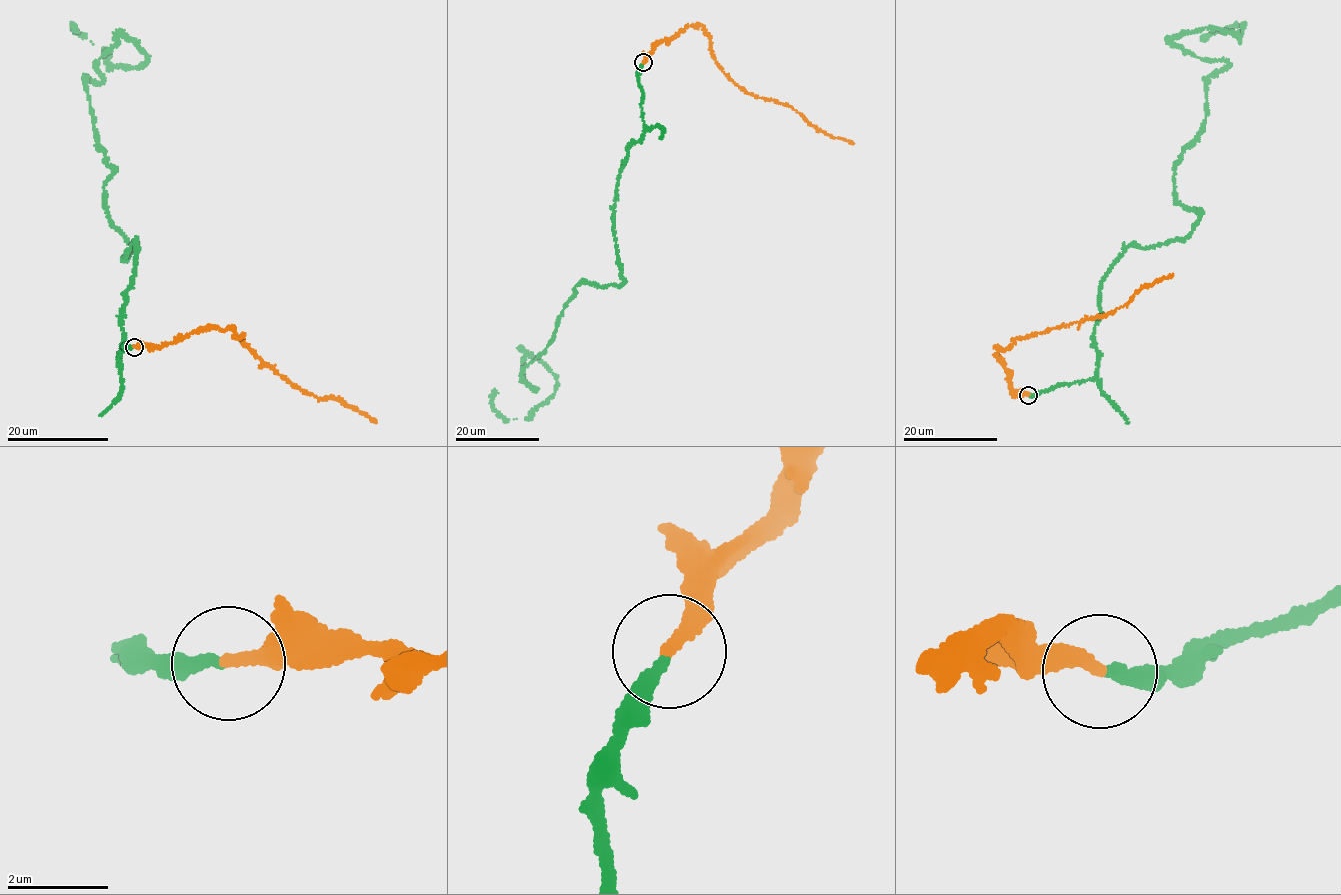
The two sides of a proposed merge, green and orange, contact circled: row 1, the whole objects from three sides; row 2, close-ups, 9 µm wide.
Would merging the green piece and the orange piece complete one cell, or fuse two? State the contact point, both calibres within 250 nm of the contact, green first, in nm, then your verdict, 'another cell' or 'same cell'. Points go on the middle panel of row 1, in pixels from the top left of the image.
place (643, 62); calibres 220 and 260 nm; same cell

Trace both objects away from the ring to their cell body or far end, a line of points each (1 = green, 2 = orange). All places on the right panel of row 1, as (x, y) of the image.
1: (1029, 395), (1095, 376), (1103, 275), (1200, 215), (1175, 162), (1229, 67), (1169, 42), (1242, 23), (1200, 40)
2: (1028, 395), (1011, 387), (995, 355), (998, 349), (1006, 349), (1016, 338), (1113, 311), (1145, 286), (1173, 274)

